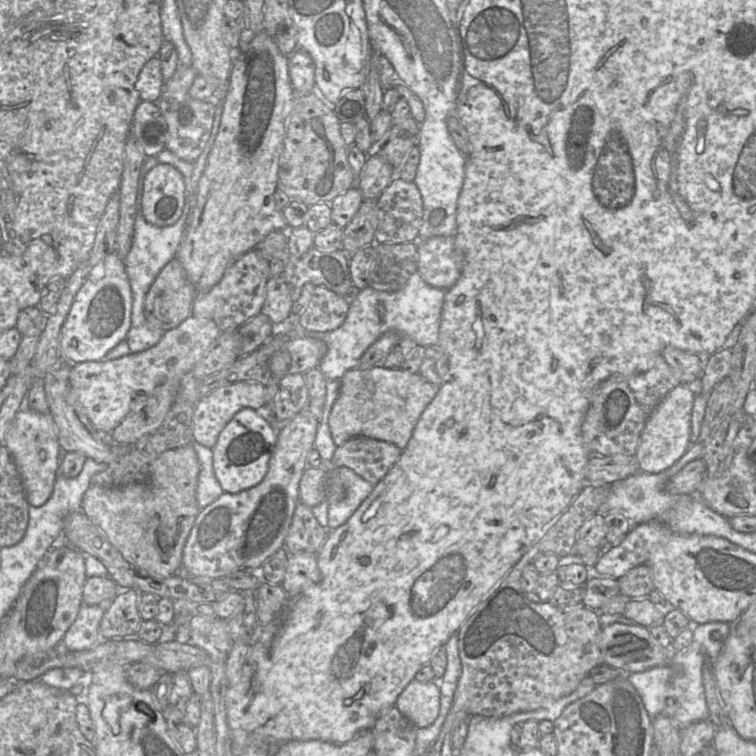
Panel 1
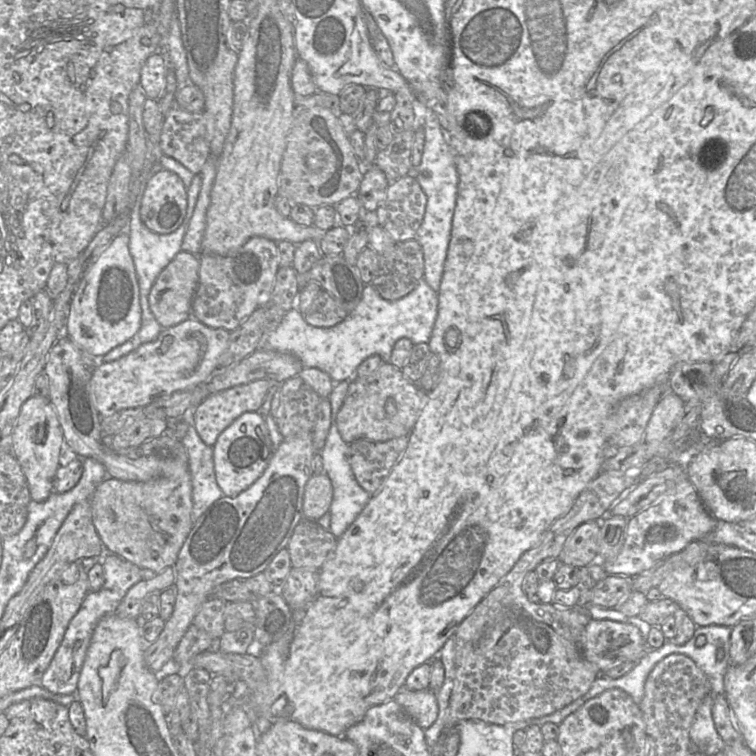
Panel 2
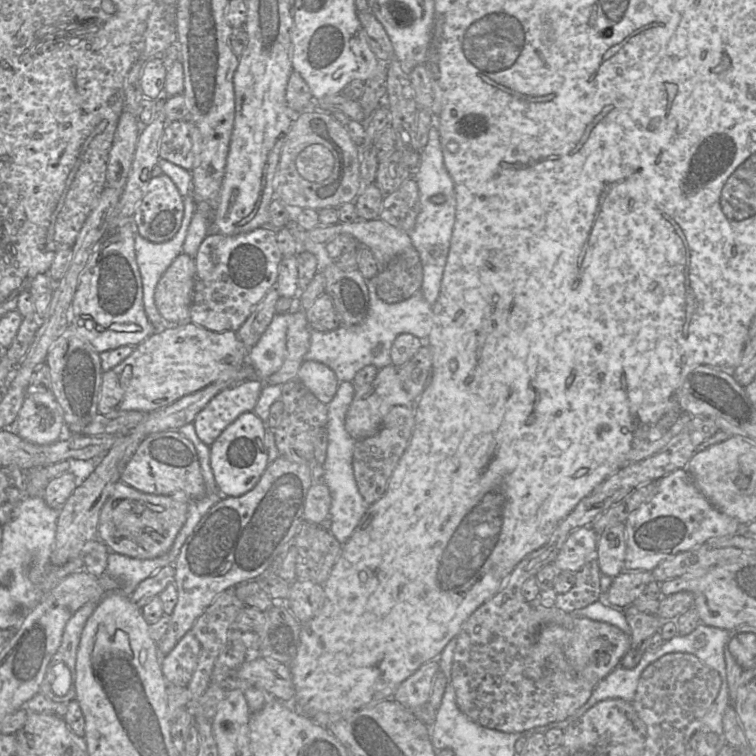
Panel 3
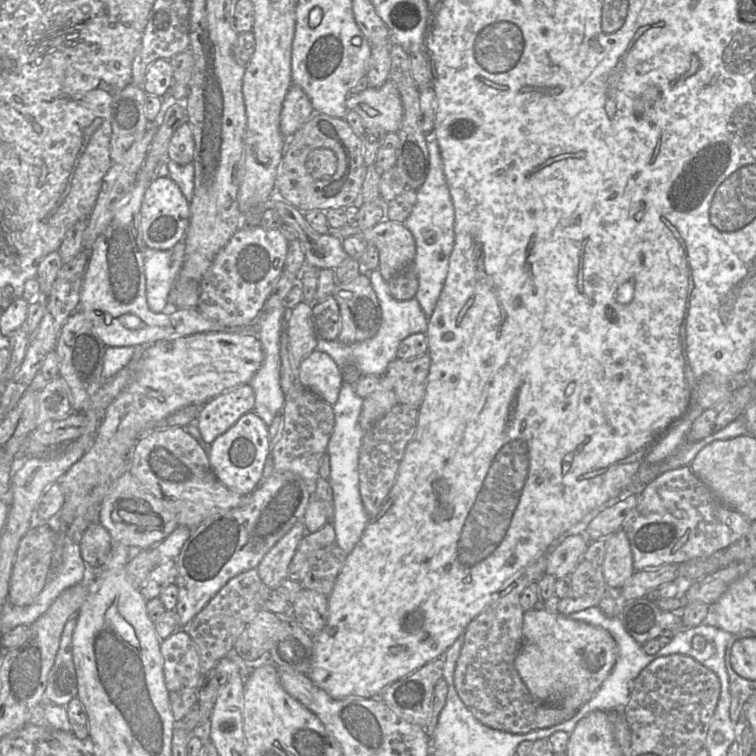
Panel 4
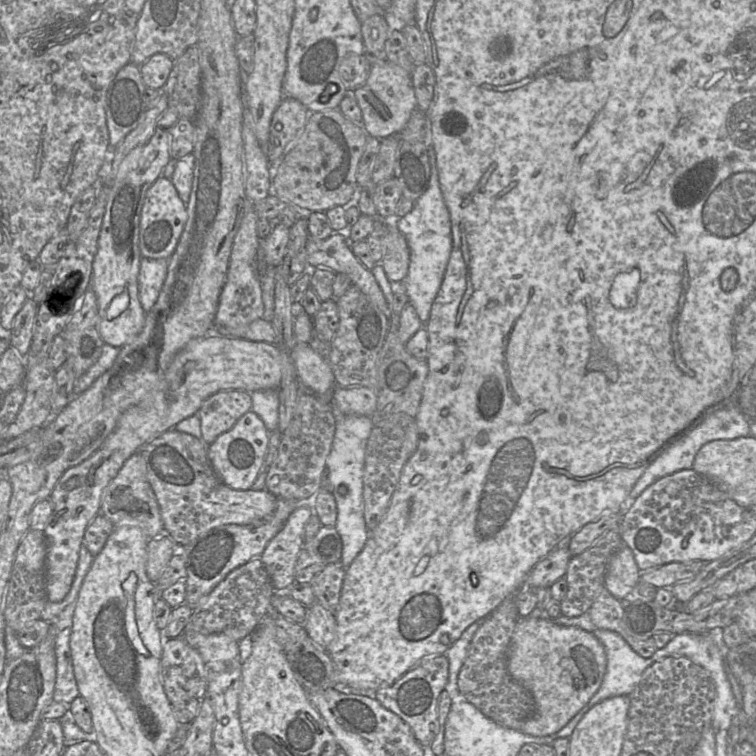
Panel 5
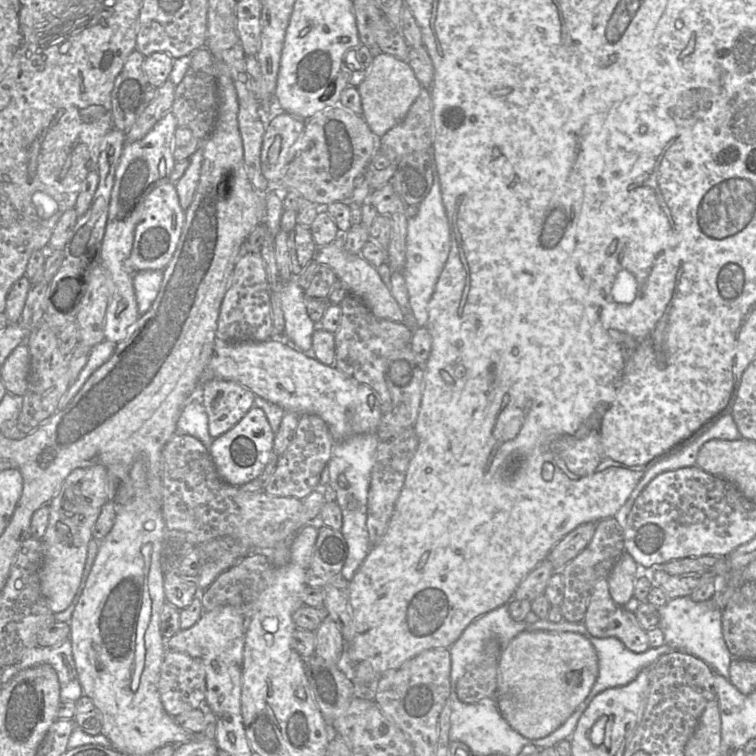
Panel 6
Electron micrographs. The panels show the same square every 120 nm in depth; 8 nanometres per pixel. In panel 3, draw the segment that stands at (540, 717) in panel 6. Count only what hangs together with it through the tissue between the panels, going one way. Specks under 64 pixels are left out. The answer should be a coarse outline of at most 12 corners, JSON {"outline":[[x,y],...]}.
{"outline":[[532,605],[542,626],[526,675],[562,650],[596,686],[620,665],[630,635],[612,624]]}

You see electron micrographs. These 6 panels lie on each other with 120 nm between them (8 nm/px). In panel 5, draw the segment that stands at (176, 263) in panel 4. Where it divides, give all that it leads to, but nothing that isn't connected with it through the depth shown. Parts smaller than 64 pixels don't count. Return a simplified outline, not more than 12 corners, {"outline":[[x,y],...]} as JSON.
{"outline":[[142,258],[138,283],[145,312],[156,303],[169,259]]}

